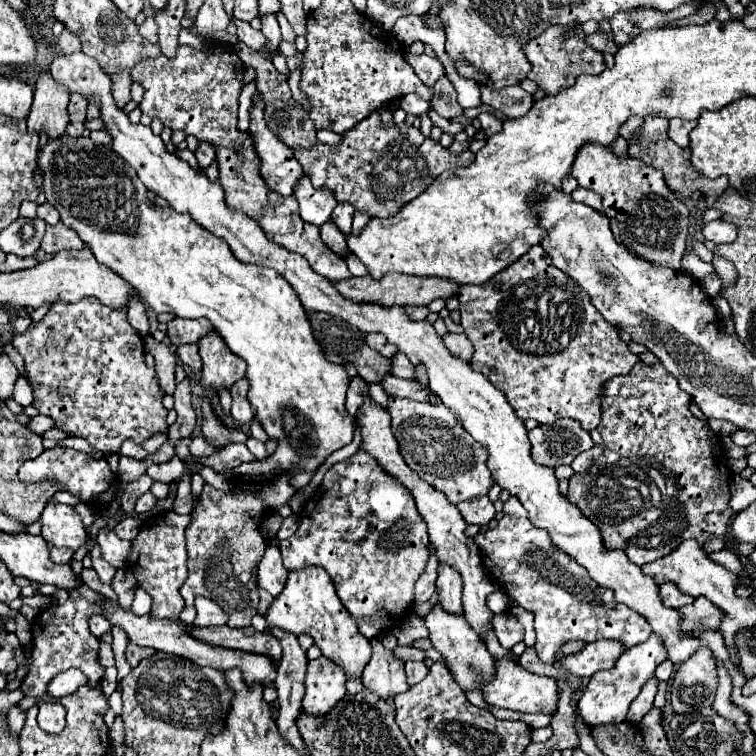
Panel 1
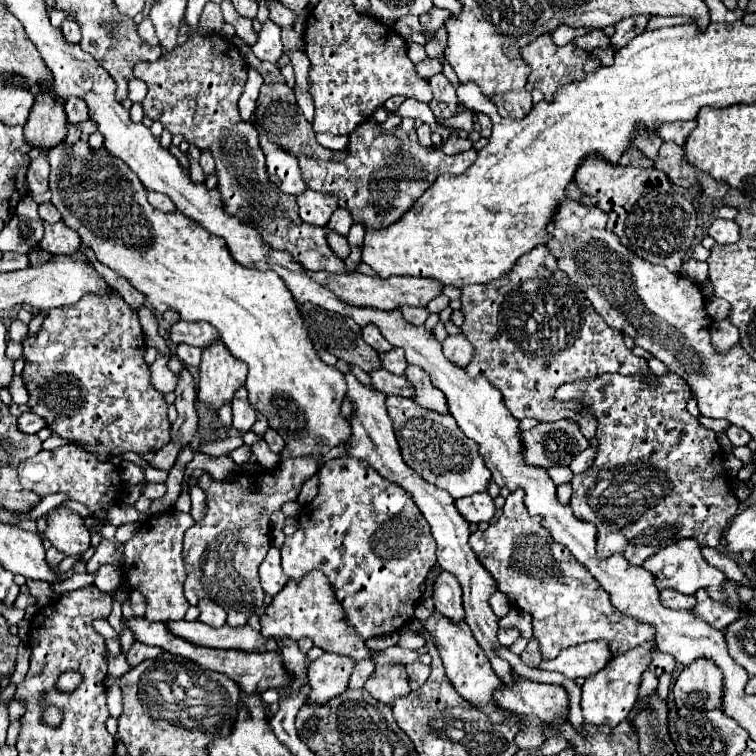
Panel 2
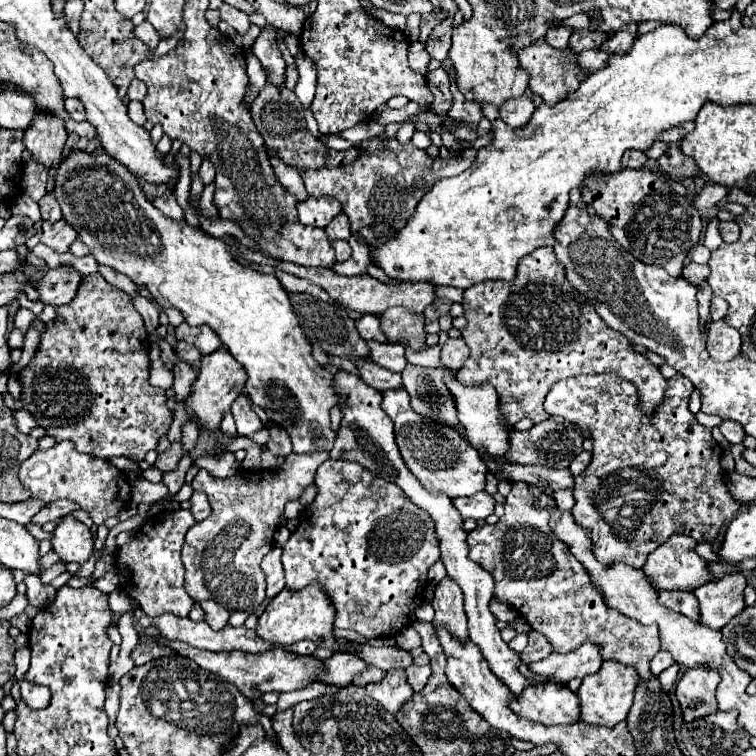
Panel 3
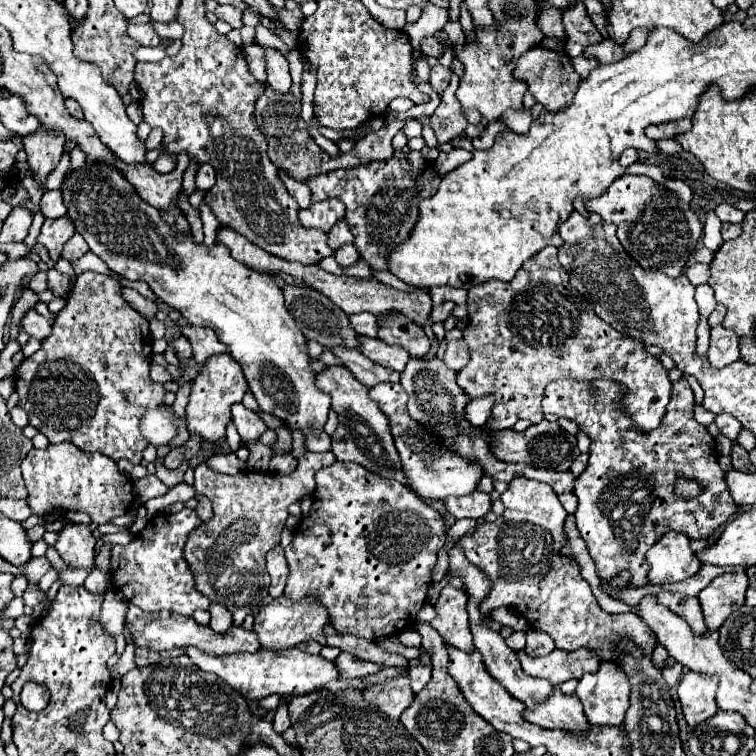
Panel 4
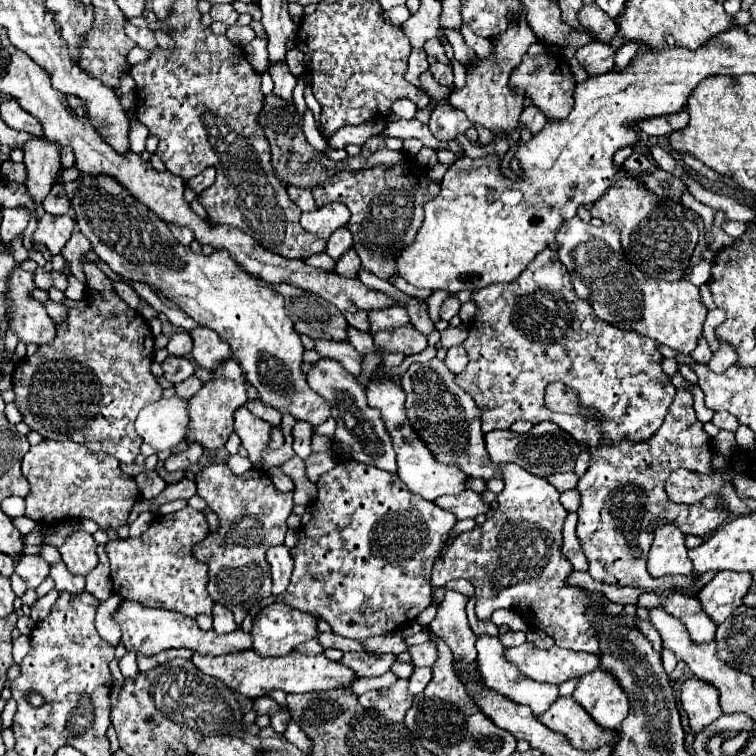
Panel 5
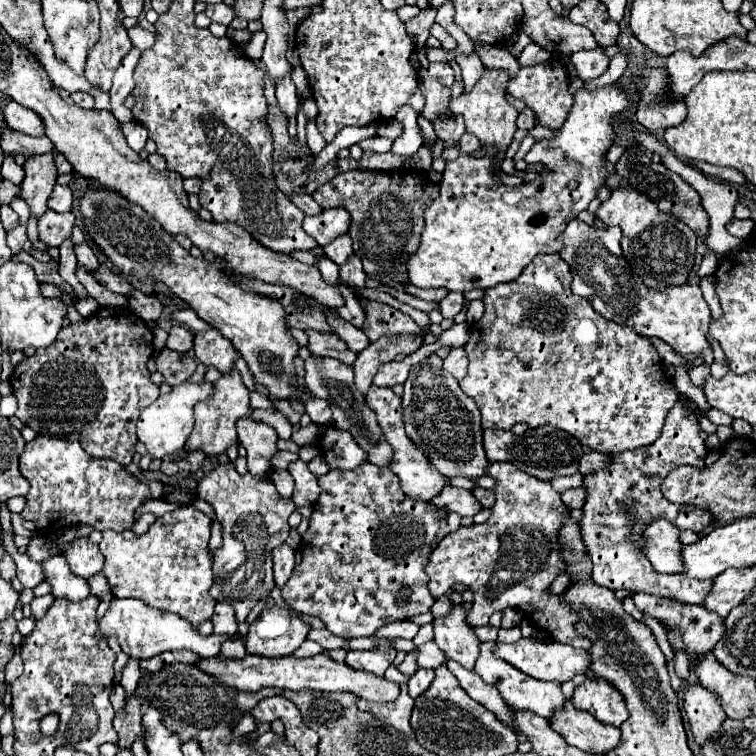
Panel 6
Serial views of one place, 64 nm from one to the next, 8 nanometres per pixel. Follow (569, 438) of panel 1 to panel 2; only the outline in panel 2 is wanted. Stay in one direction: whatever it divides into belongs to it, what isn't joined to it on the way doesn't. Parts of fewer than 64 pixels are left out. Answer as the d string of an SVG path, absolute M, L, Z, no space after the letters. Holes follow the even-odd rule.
M558 420L542 422L532 430L522 432L524 462L540 468L568 466L576 454L588 448L576 422Z

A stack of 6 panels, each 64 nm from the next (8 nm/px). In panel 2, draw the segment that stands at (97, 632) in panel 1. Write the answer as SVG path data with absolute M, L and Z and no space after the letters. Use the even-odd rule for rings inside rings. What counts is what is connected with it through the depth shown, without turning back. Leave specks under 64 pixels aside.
M96 620L96 622L94 622L94 630L96 630L98 634L102 634L104 638L114 638L114 640L118 640L116 630L114 630L106 620Z

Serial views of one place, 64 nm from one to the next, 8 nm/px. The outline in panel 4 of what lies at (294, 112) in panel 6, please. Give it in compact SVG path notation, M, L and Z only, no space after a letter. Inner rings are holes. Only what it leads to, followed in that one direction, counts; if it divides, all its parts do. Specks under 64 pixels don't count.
M266 48L266 72L268 72L270 88L274 88L278 92L290 92L292 78L288 72L288 62L274 48Z

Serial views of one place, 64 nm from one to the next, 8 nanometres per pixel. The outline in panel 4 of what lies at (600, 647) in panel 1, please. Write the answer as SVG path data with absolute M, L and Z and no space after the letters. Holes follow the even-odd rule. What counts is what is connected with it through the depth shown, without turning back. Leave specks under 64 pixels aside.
M554 648L546 656L530 656L526 650L516 652L522 670L534 678L546 678L552 686L558 686L570 678L582 678L586 672L596 672L600 658L586 648L568 652Z

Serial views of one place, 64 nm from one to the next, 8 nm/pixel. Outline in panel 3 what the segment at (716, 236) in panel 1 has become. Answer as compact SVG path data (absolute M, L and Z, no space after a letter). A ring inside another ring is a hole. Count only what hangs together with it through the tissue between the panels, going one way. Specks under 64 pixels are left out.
M720 222L720 234L722 234L724 242L736 242L740 228L736 222Z

